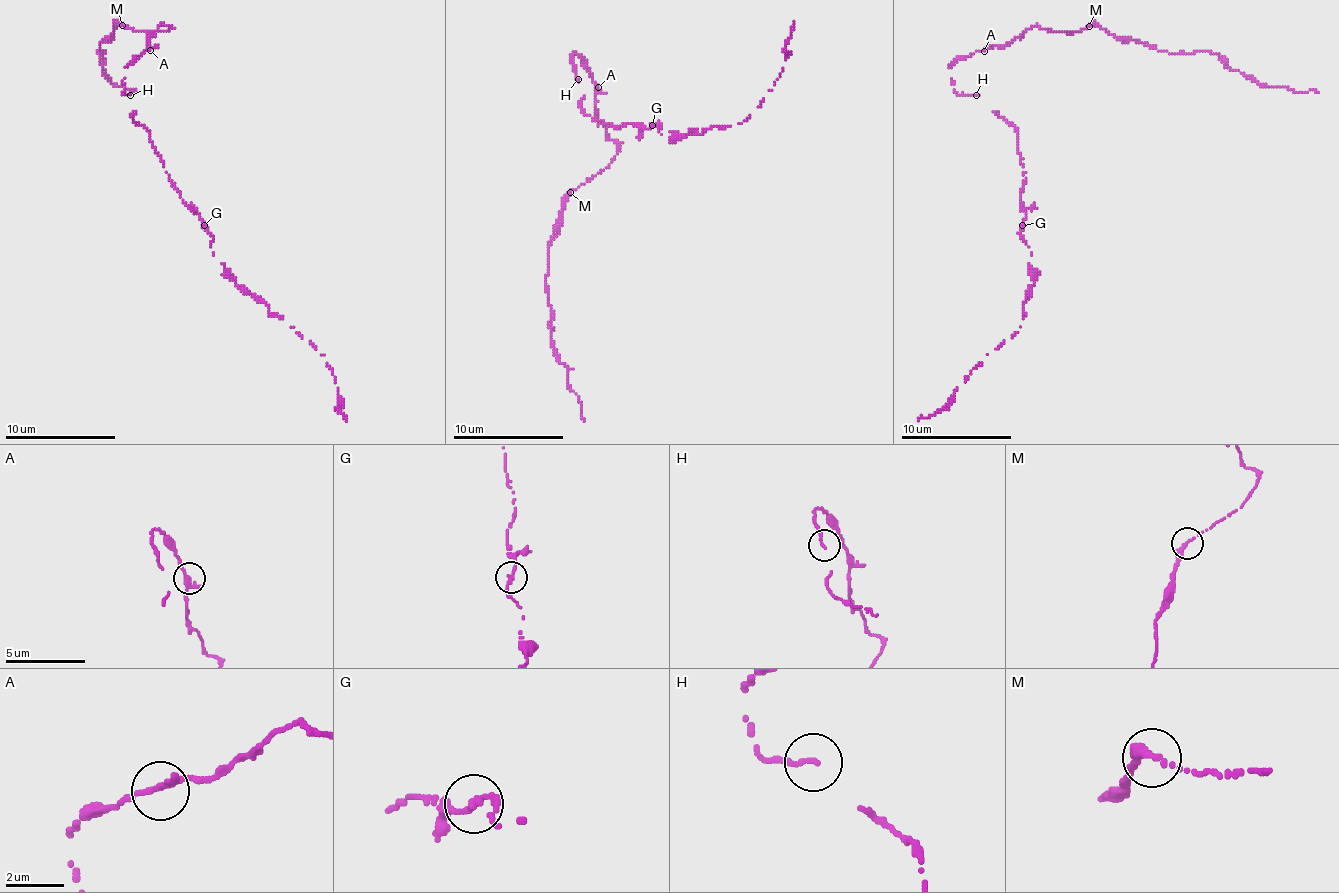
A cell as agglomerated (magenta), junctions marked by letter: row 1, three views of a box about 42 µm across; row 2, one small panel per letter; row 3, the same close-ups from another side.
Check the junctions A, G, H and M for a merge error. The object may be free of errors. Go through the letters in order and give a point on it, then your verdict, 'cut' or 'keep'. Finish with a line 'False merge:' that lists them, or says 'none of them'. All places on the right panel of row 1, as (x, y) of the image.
A: place (984, 51); keep
G: place (1022, 225); keep
H: place (976, 95); keep
M: place (1089, 26); keep
False merge: none of them

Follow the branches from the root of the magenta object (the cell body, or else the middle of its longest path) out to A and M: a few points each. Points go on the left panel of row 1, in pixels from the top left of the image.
A: (127, 95), (125, 95), (122, 81), (125, 67), (144, 50), (150, 50)
M: (127, 95), (122, 81), (125, 67), (147, 50), (147, 39), (161, 25), (169, 28), (133, 31), (122, 25)

